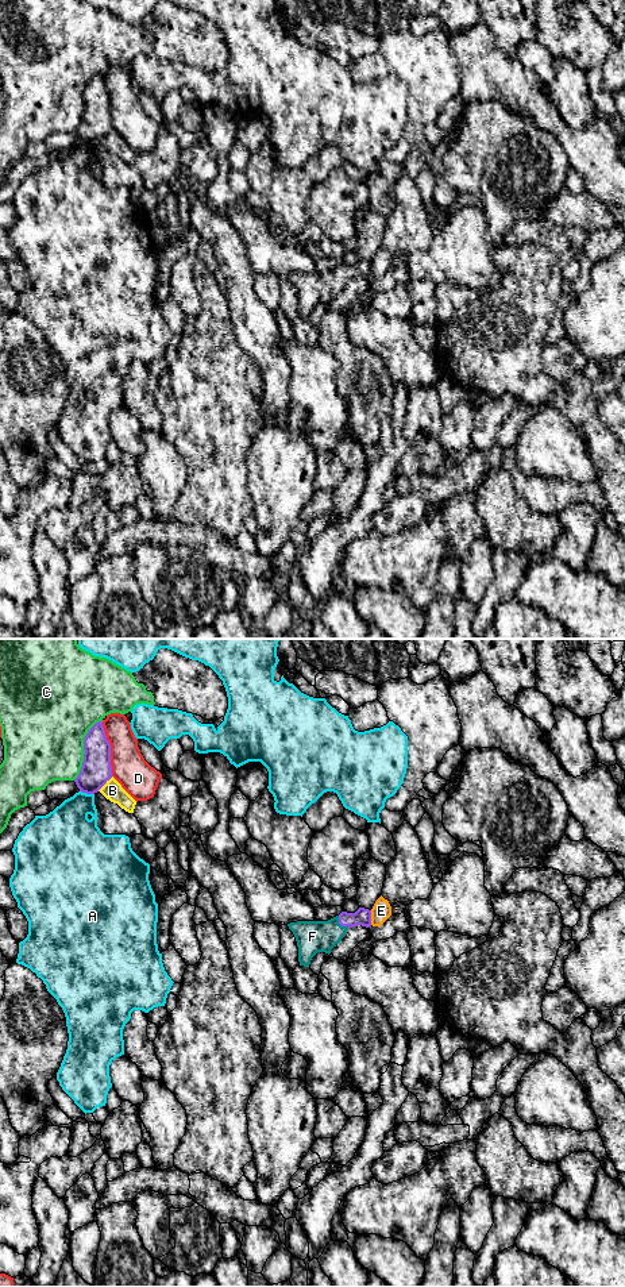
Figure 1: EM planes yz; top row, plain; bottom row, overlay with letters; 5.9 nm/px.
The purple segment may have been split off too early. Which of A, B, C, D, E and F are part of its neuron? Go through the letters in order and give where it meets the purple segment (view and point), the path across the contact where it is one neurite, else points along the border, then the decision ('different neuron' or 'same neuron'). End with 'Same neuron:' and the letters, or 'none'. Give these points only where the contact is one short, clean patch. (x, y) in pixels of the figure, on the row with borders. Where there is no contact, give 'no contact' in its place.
A: yz (87, 793) | different neuron
B: yz (104, 783) | along yz (112, 777), (97, 790) | different neuron
C: yz (84, 748) | different neuron
D: yz (110, 748) | different neuron
E: yz (370, 917) | different neuron
F: yz (340, 924) | across yz (362, 916), (340, 924), (323, 936), (312, 936) | same neuron
Same neuron: F

